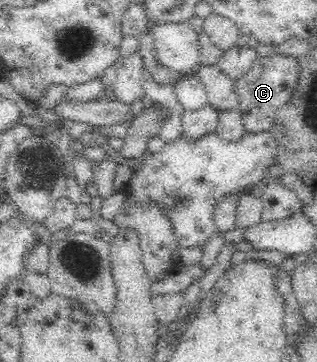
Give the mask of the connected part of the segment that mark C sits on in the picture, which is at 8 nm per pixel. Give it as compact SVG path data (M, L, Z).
M289 55L258 56L249 73L234 82L235 95L239 97L242 121L247 133L269 131L276 120L276 112L292 99L299 76L298 58Z

